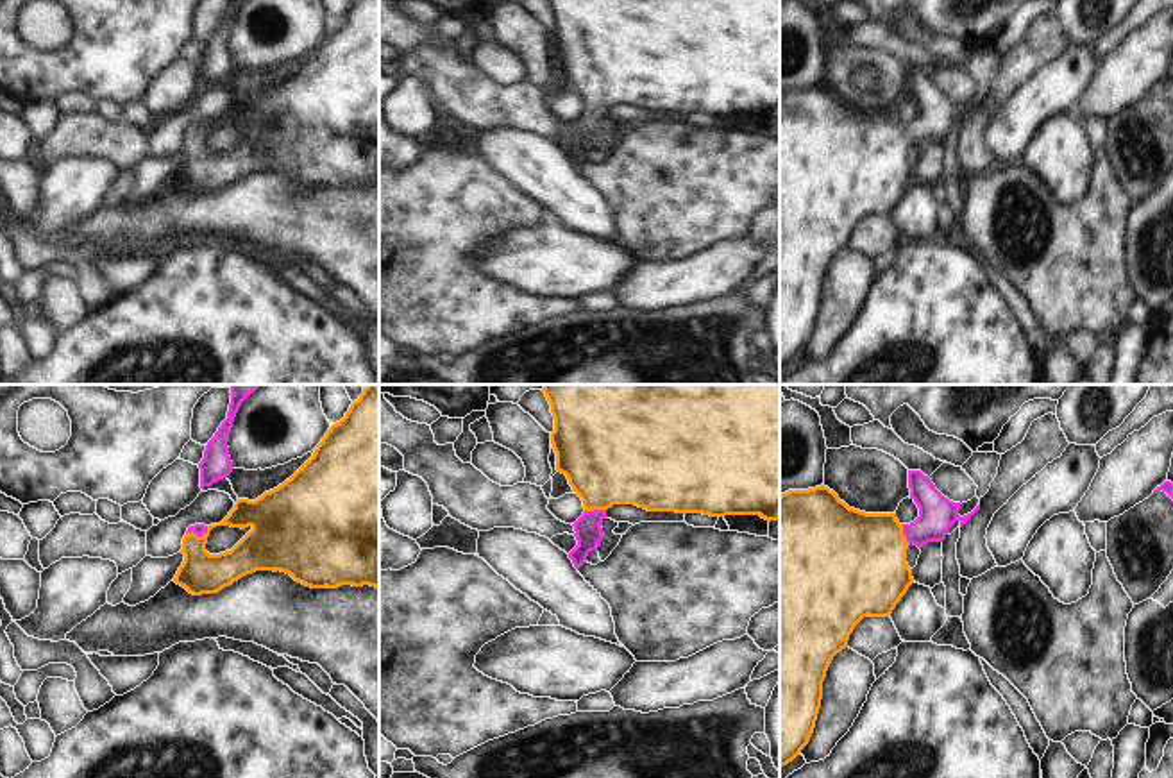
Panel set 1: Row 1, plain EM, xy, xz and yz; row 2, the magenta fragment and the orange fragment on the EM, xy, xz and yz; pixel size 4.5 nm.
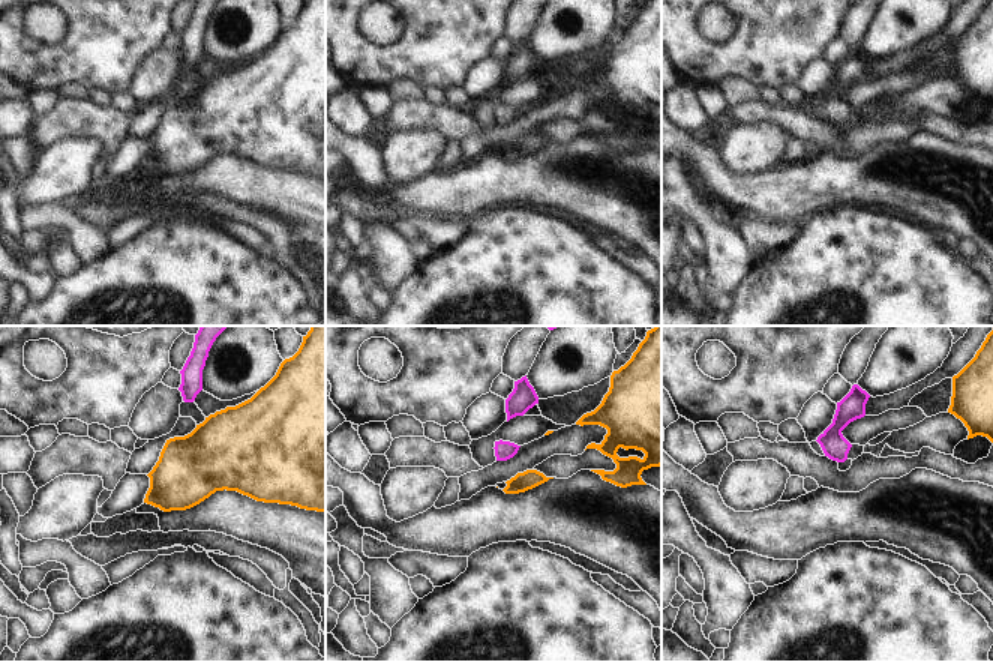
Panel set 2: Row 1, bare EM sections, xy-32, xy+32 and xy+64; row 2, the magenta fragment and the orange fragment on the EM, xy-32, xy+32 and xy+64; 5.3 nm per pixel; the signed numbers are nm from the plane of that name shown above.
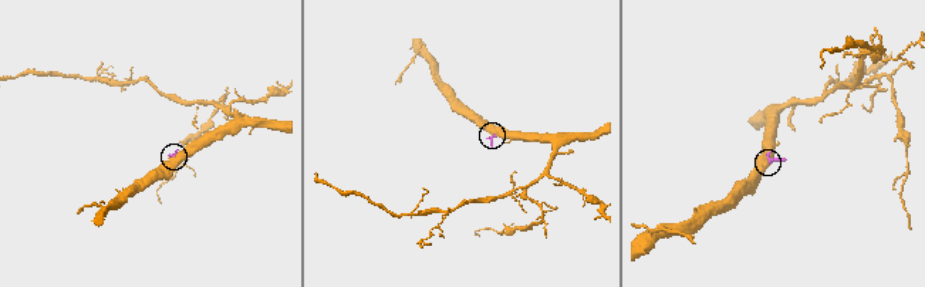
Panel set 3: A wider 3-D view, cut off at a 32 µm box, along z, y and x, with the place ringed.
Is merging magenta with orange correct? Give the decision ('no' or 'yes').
yes

